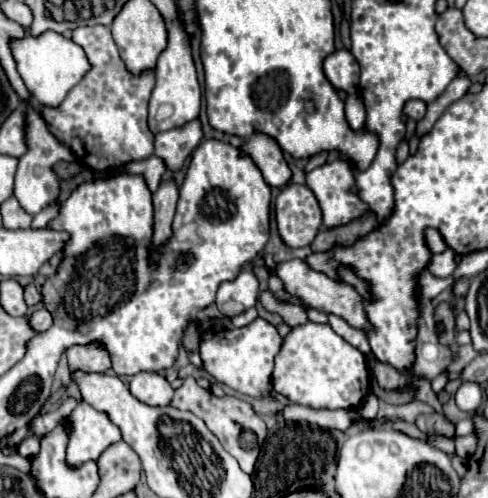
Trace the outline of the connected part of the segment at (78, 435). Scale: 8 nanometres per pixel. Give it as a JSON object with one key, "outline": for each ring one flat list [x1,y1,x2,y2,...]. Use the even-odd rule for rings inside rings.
{"outline":[[84,400,70,414,72,434,68,442,68,464,84,464,98,456,114,442,122,440,120,430,112,424,106,412,100,412]]}

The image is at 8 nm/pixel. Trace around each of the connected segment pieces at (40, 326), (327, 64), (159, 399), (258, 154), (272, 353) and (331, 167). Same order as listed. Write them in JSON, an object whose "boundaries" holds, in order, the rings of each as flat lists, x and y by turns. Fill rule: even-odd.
{"boundaries":[[[40,304,40,308,34,308,34,314,30,316,30,324,36,332,46,332,52,326,52,314]],[[338,50,324,60,324,74,336,90,356,92,358,90,358,74,360,68,356,58,348,50]],[[138,372,130,382,130,392,148,406,170,406,174,388,156,372]],[[252,136,244,142,244,146,240,146,240,150,244,154,248,154,254,164,260,168,264,180,270,184,270,186,276,186,276,188,282,188,292,172,284,160,284,154,280,150,280,146,276,144,276,140,272,140,270,136]],[[256,318,242,328,226,328,220,332,202,332,198,354,202,358,202,370,206,370,216,382,230,386,232,390,252,398,272,398,274,384,274,358,280,354,282,338,268,320]],[[334,160,332,164,324,164,324,166,318,166,312,172,308,172,306,174,306,186,314,192,318,204,322,208,322,224,328,230,338,228,338,226,346,226,354,220,360,220,362,216,366,216,370,212,370,206,366,202,362,202,358,192,356,192,354,172,342,160]]]}

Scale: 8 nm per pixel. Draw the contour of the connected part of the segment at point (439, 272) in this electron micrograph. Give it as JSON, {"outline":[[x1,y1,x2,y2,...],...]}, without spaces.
{"outline":[[446,248,440,254,432,254,432,258,428,262,428,270,436,278,448,278,448,276,452,276,454,270,456,270,456,252,452,248]]}

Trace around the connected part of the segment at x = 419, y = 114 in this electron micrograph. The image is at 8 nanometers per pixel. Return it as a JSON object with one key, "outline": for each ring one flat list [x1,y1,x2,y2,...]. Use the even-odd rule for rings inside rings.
{"outline":[[408,100,404,104,404,114,414,120,422,120,426,114,426,104,422,100]]}

